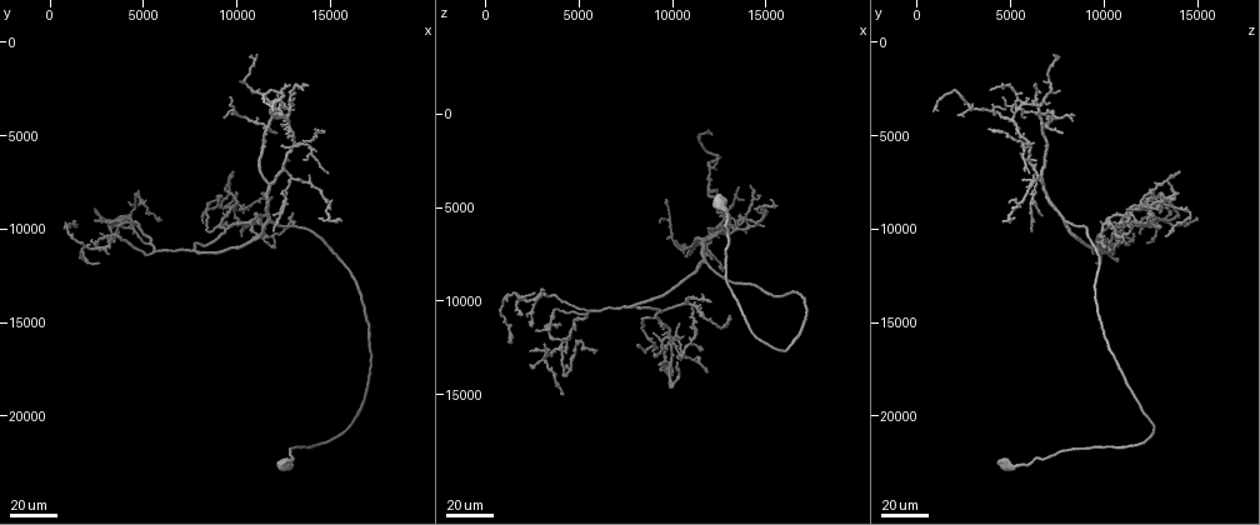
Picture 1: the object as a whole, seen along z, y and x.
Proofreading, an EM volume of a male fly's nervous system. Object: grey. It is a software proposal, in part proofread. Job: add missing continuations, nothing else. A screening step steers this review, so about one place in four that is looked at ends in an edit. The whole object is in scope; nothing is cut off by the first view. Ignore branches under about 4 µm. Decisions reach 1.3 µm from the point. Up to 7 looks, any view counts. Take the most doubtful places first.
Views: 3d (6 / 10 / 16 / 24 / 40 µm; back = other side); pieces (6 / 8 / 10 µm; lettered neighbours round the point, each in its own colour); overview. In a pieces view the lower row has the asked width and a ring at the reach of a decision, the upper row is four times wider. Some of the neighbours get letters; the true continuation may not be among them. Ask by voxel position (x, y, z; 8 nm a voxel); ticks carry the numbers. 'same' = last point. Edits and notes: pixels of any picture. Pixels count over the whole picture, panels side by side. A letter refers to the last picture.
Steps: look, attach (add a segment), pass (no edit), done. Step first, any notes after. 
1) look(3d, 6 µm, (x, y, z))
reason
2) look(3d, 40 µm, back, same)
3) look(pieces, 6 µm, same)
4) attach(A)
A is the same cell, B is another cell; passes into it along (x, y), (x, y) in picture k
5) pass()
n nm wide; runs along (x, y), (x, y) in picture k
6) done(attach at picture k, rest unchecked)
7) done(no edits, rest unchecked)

look(3d, 24 µm, (9600, 3800, 6600))

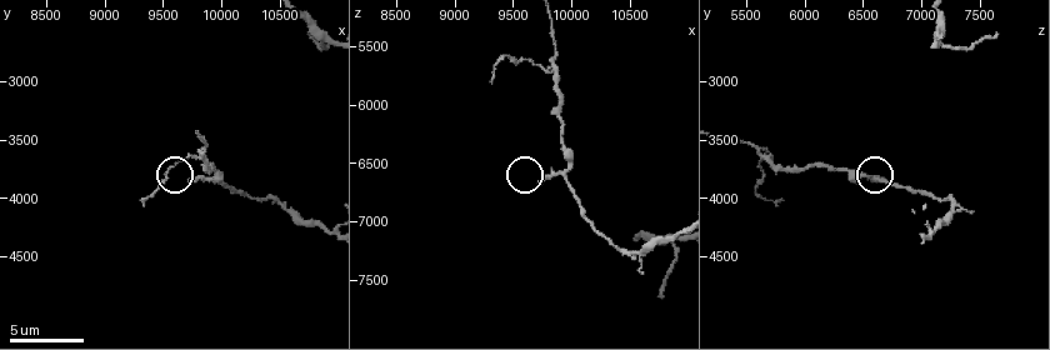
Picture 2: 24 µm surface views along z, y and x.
look(pieces, 6 µm, (9720, 3840, 6640))

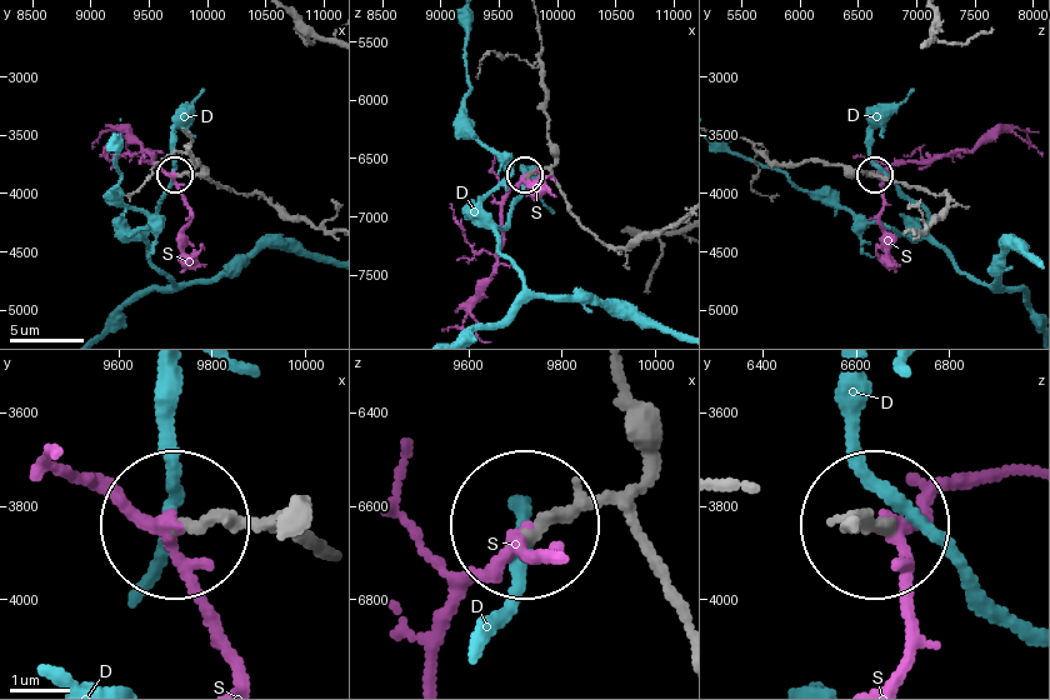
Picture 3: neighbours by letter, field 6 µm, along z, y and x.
pass()
D and S are other cells; runs along (676, 223), (605, 245), (583, 228), (549, 171), (525, 174) in picture 3; no lettered segment goes on from it

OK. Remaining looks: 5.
look(3d, 24 µm, (11400, 8000, 13000))
an open end

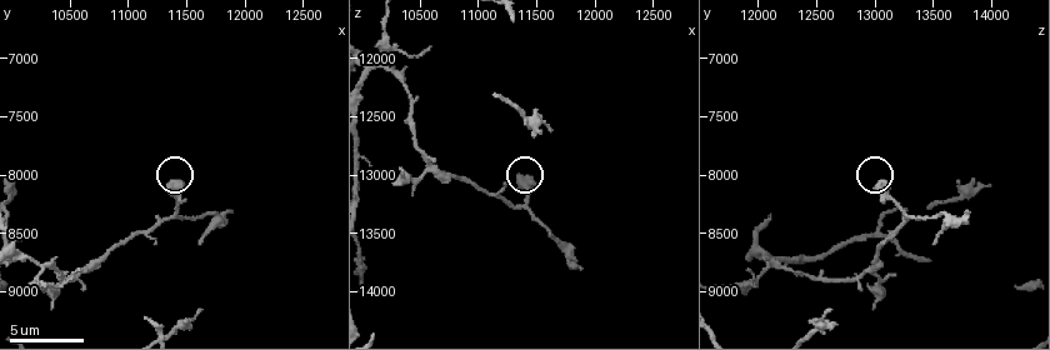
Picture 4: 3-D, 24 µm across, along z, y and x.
look(pieces, 10 µm, (11340, 8100, 13000))
what lies round it

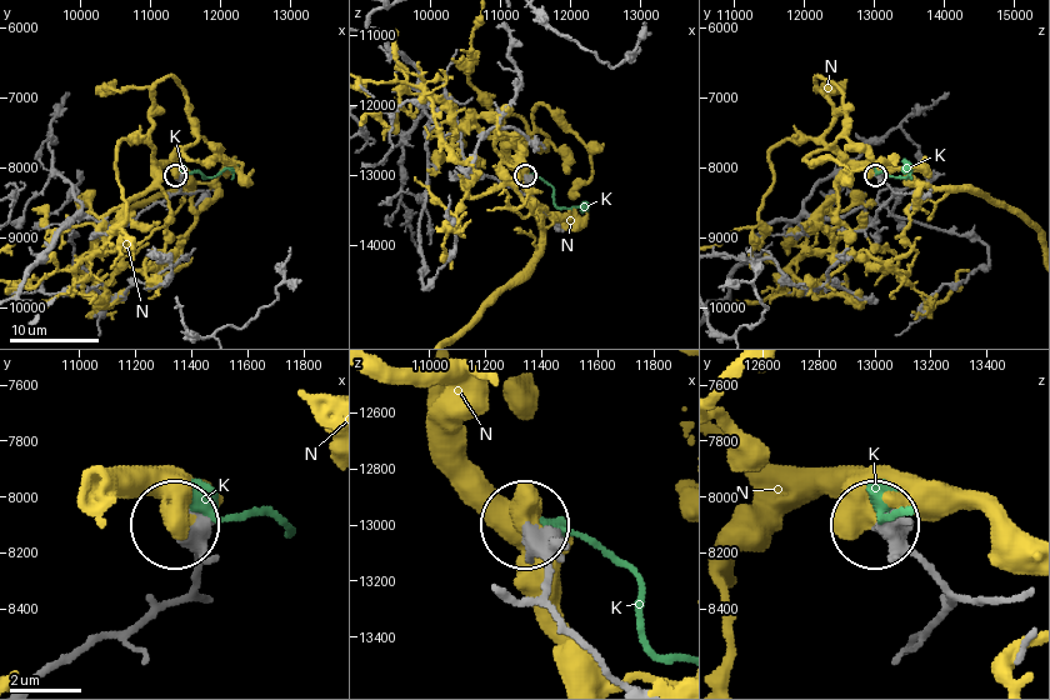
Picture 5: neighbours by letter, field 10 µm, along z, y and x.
pass()
K and N are other cells; runs along (910, 645), (949, 604), (931, 571), (880, 529) in picture 5; no lettered segment goes on from it

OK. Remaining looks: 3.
look(3d, 24 µm, (4000, 9600, 14800))
long arm stops here

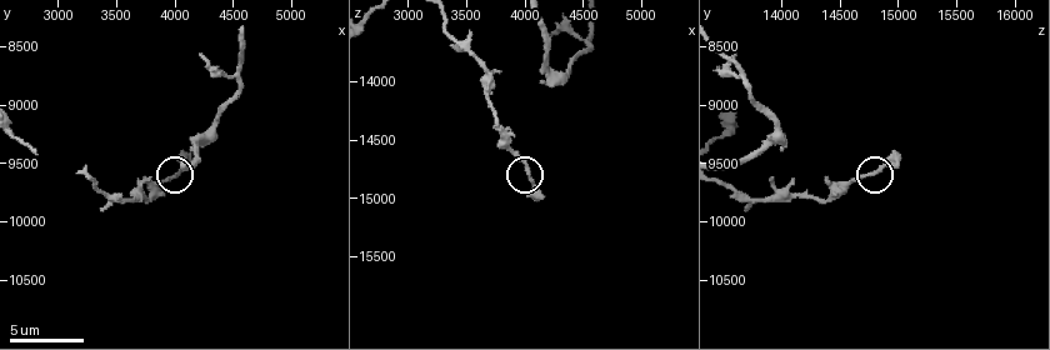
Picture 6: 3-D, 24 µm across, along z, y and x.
look(pieces, 10 µm, (4100, 9440, 15000))

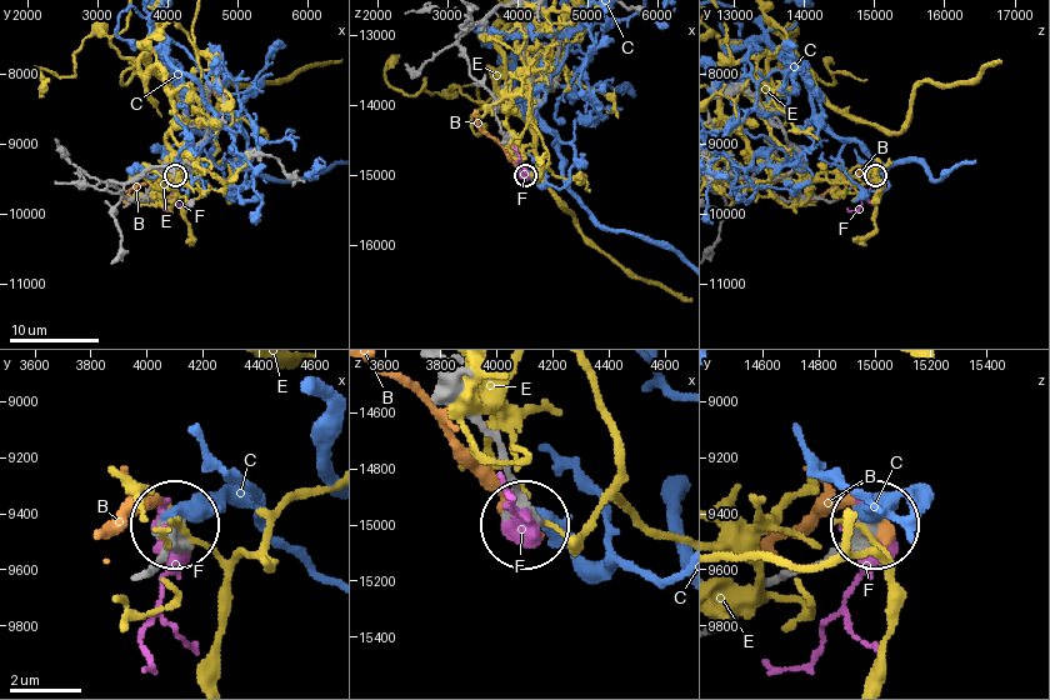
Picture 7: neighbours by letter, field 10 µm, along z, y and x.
pass()
B, C, E and F are other cells; no lettered segment goes on from it

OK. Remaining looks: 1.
done(no edits, rest unchecked)

